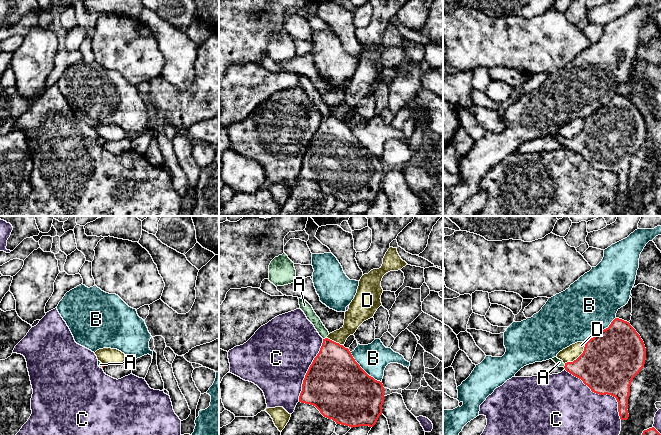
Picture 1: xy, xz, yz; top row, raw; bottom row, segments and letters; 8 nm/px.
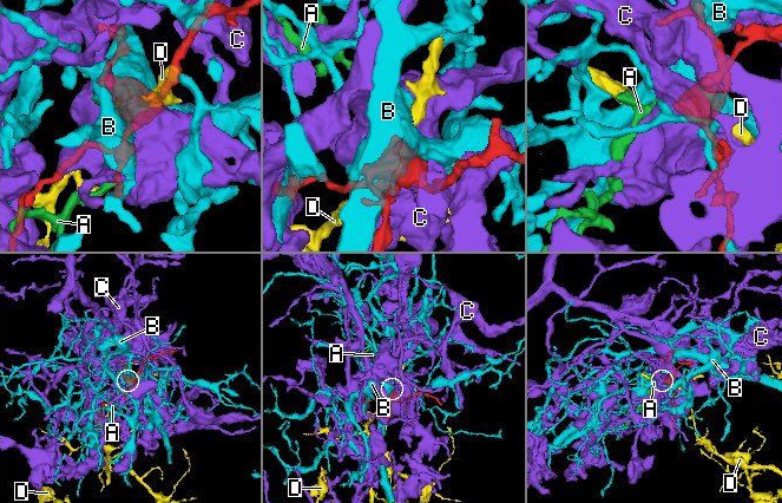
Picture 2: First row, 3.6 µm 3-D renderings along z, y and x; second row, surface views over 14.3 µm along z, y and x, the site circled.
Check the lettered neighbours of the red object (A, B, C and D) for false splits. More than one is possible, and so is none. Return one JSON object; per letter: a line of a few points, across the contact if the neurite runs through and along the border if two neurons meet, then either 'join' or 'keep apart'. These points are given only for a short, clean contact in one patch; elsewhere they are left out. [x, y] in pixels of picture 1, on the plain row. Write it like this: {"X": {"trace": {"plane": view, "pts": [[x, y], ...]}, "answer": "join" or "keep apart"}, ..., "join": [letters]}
{"A": {"trace": {"plane": "xz", "pts": [[334, 143], [333, 134], [325, 114], [324, 109], [309, 88]]}, "answer": "join"}, "B": {"answer": "keep apart"}, "C": {"answer": "keep apart"}, "D": {"answer": "keep apart"}, "join": ["A"]}

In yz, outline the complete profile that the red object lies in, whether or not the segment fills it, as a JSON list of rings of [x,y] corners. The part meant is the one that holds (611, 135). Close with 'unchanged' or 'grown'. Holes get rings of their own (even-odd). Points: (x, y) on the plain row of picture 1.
[[[615,94],[608,104],[585,119],[583,129],[573,138],[552,136],[581,155],[592,168],[611,171],[618,178],[621,196],[627,196],[628,173],[633,154],[644,143],[646,124],[629,98]]]; grown

